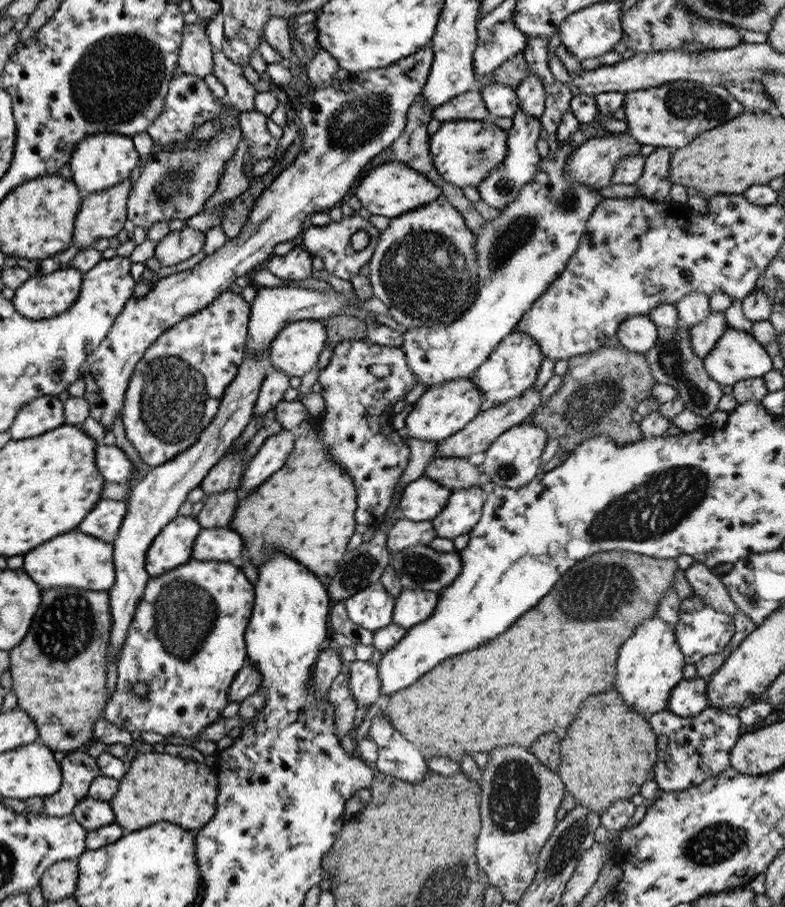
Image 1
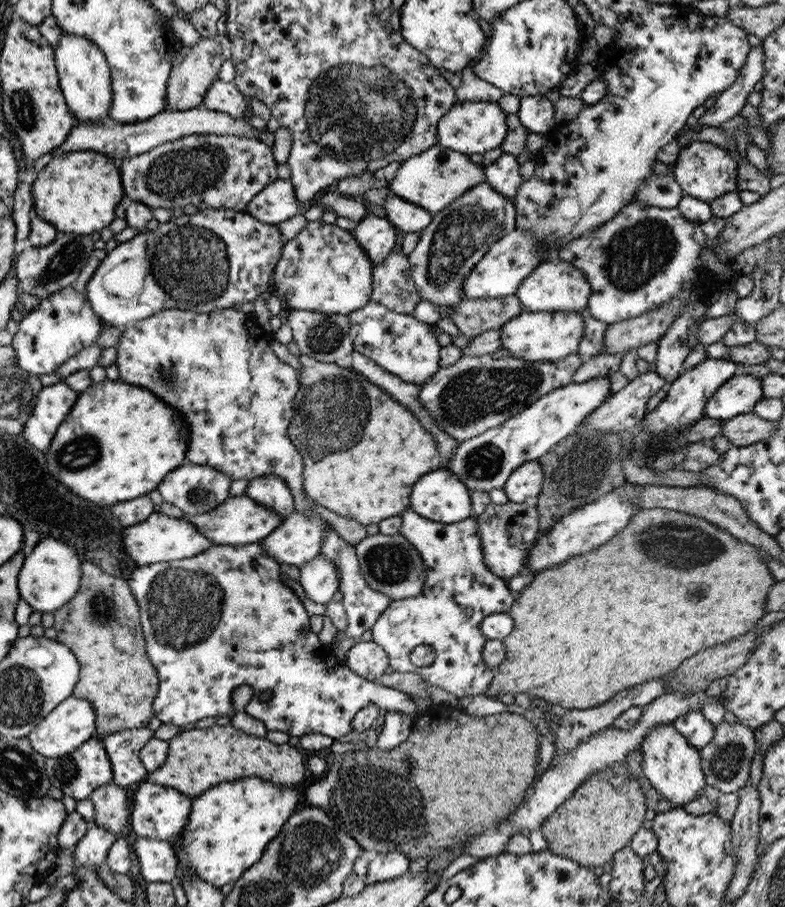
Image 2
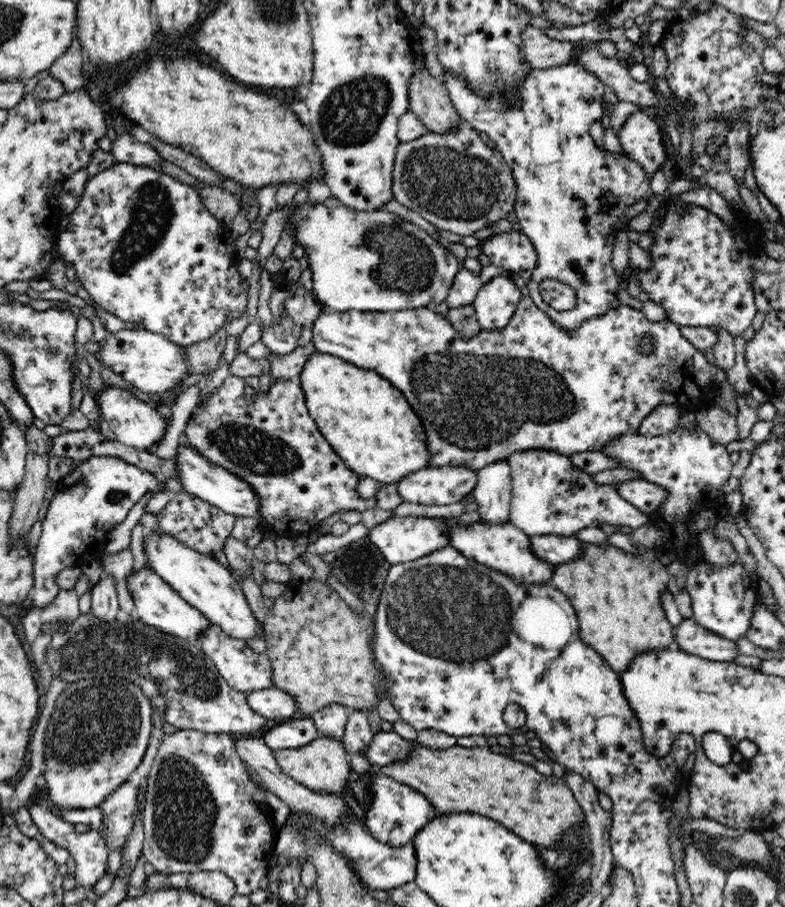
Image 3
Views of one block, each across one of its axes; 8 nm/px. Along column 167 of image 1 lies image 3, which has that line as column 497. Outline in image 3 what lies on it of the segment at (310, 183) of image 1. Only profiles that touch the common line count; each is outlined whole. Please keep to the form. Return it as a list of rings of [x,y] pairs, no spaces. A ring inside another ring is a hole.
[[[506,274],[492,277],[483,283],[472,302],[482,329],[504,328],[523,297],[513,277]]]

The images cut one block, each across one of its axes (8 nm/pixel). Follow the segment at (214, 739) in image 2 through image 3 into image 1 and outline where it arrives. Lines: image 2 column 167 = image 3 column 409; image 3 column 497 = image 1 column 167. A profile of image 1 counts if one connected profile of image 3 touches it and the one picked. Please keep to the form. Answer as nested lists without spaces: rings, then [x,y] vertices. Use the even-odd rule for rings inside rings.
[[[152,752],[137,753],[129,763],[127,772],[118,780],[117,792],[108,801],[115,816],[113,822],[123,829],[123,834],[157,822],[173,823],[194,831],[213,819],[218,784],[212,766]]]

